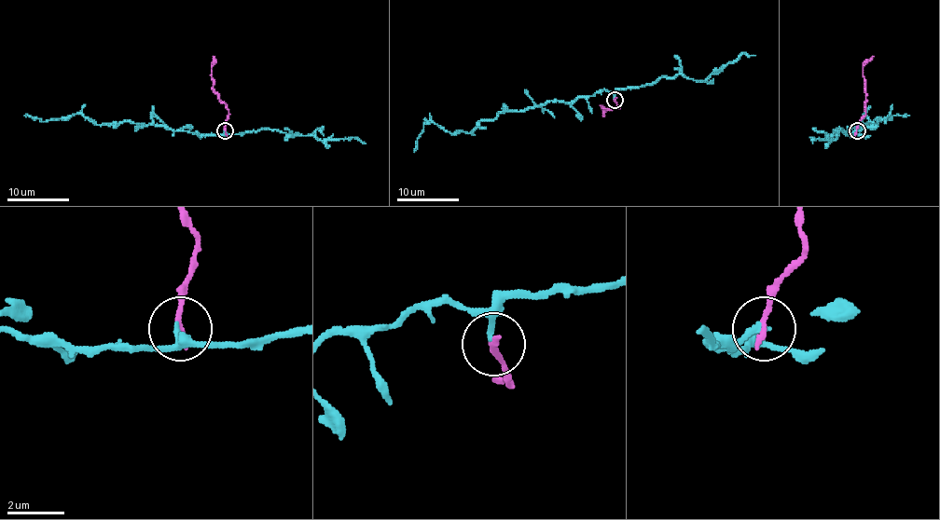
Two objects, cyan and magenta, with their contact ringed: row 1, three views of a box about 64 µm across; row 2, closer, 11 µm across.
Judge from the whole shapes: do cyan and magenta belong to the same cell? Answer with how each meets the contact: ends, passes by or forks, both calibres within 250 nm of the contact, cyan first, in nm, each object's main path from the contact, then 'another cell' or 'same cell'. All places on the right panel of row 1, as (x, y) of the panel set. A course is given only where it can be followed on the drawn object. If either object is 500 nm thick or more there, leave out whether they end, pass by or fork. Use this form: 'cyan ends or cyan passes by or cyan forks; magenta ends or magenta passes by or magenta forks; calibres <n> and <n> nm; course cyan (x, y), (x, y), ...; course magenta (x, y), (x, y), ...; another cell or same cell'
cyan ends; magenta ends; calibres 200 and 200 nm; course cyan (856, 130), (847, 134), (869, 121), (877, 125), (891, 114), (879, 120), (909, 116); course magenta (856, 130), (858, 121), (865, 114), (863, 67), (874, 56); another cell

